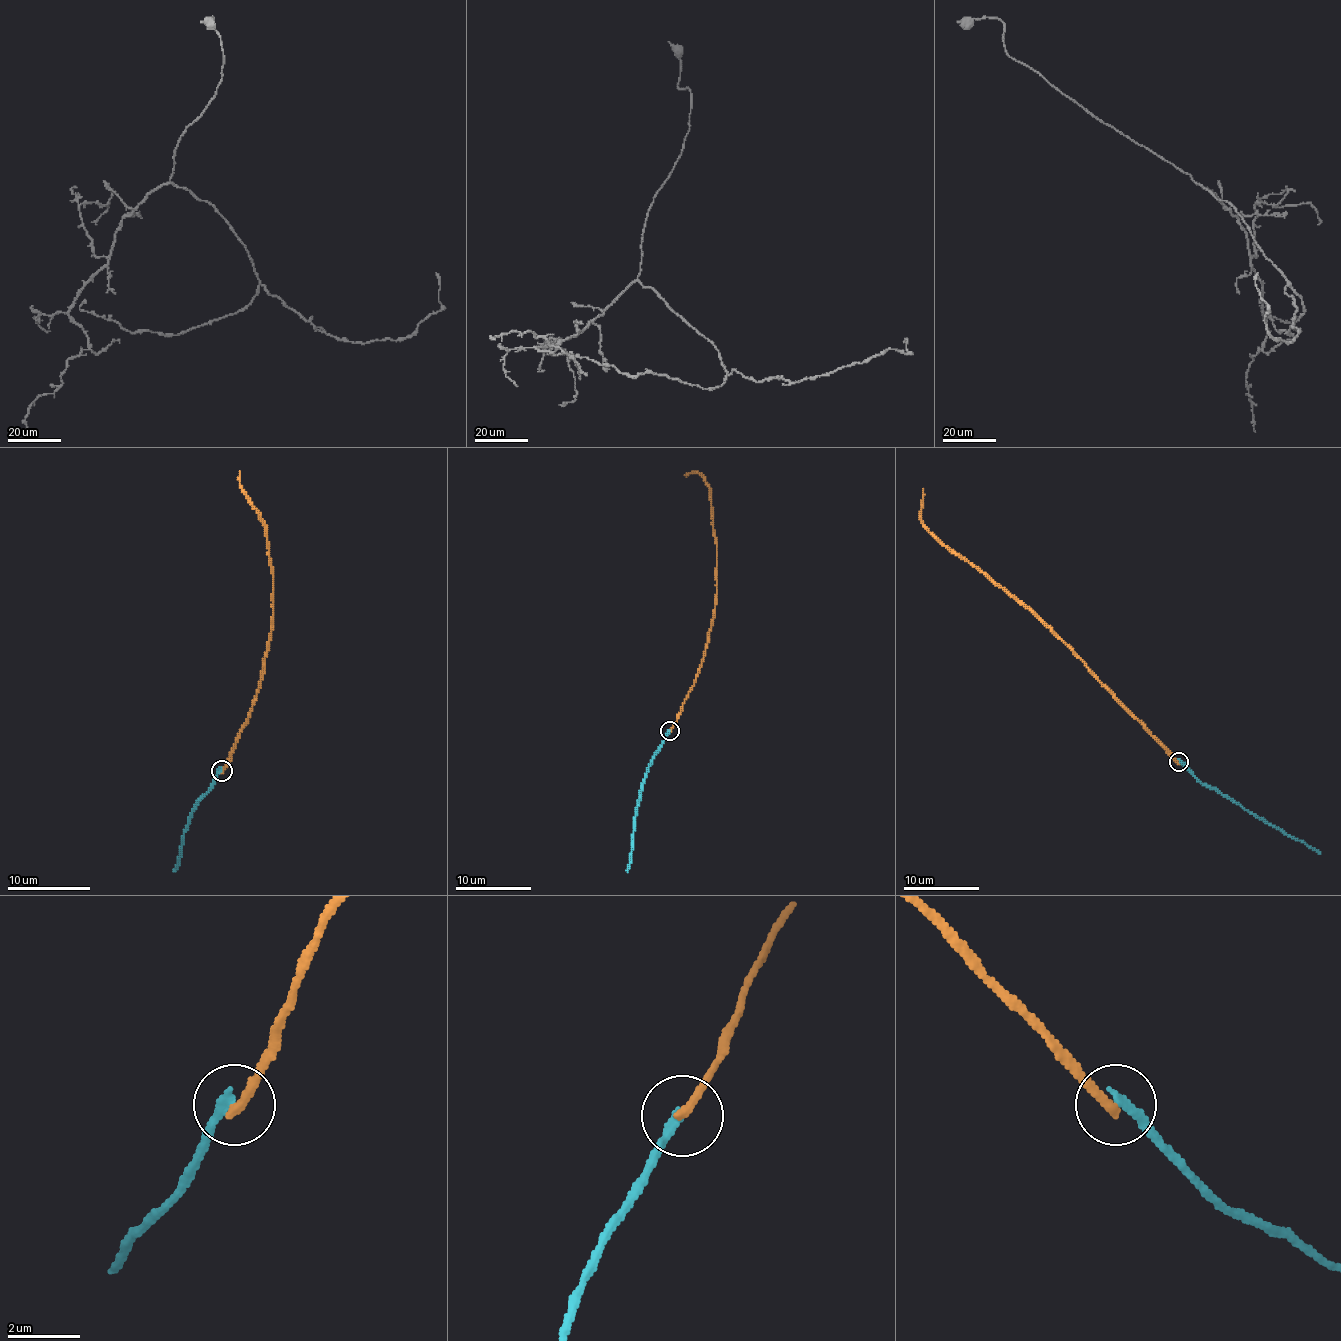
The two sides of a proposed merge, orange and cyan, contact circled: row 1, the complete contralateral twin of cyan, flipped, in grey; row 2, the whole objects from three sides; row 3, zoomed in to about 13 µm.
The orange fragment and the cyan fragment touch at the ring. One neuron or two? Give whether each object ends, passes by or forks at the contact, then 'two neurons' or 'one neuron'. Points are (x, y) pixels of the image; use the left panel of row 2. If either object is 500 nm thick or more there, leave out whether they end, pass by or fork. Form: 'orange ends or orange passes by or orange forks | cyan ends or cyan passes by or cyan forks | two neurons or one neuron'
orange ends | cyan ends | two neurons

